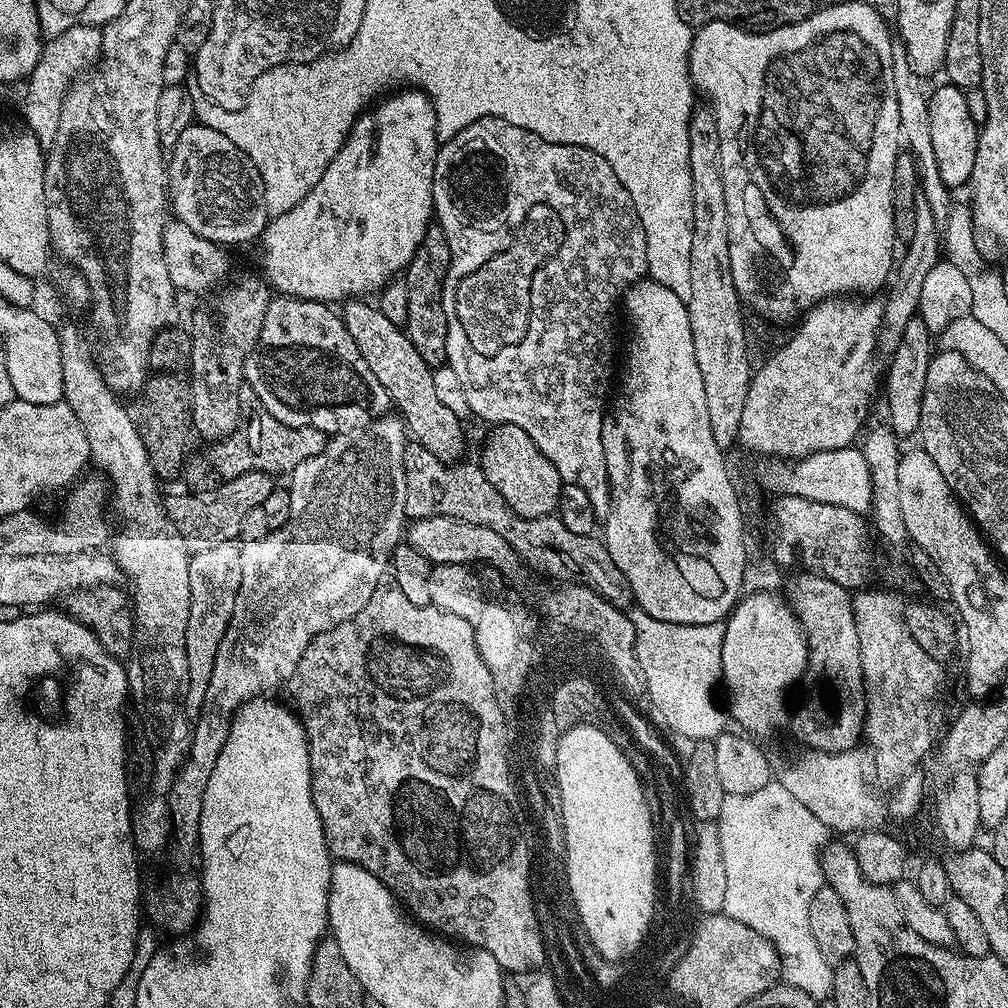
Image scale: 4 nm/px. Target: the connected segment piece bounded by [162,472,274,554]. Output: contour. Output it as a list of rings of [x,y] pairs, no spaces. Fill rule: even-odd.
[[[247,472],[238,474],[238,478],[220,482],[213,492],[204,495],[165,495],[162,503],[168,512],[170,522],[174,522],[174,526],[182,534],[189,553],[195,554],[202,550],[210,550],[214,546],[222,546],[222,542],[235,541],[239,537],[245,515],[254,507],[263,507],[266,498],[270,498],[273,487],[273,477],[268,473]]]

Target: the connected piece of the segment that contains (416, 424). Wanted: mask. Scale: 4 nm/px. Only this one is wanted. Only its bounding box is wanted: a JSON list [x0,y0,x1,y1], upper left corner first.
[342,298,464,462]

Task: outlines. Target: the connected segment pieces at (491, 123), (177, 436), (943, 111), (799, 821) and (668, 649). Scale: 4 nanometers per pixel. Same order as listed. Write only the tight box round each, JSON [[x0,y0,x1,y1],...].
[[432,116,648,522],[138,371,192,482],[928,82,978,190],[718,782,833,1002],[628,606,724,736]]

